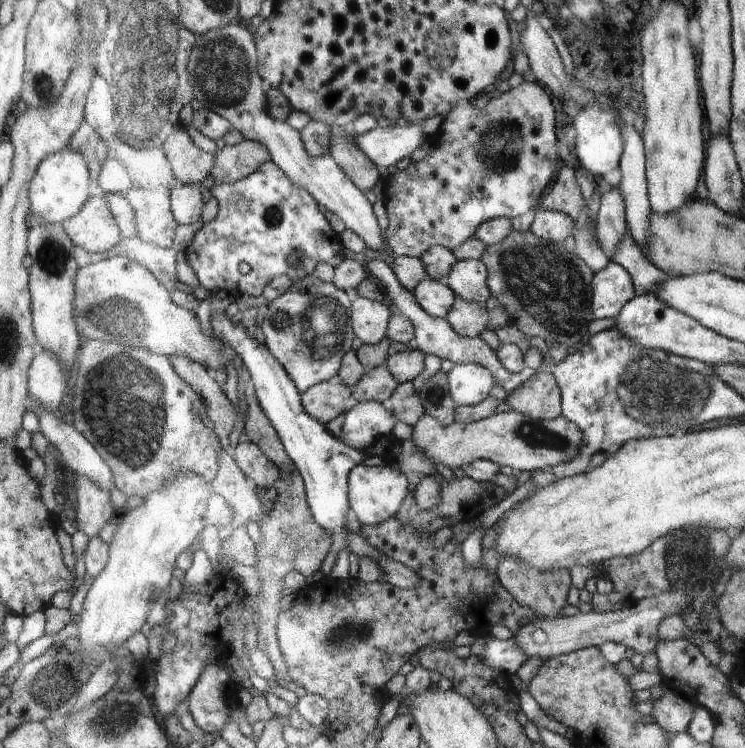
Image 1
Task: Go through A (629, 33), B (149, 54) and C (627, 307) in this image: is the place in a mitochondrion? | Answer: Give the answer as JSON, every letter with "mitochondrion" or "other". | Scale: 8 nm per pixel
{"A":"other","B":"mitochondrion","C":"other"}

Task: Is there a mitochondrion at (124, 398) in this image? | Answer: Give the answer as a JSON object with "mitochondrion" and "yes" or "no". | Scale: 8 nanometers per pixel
{"mitochondrion":"yes"}

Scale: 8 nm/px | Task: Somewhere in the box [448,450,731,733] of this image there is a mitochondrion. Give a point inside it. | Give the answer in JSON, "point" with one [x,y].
{"point":[685,556]}

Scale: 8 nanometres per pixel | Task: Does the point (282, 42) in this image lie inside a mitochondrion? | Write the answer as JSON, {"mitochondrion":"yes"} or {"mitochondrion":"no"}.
{"mitochondrion":"no"}

